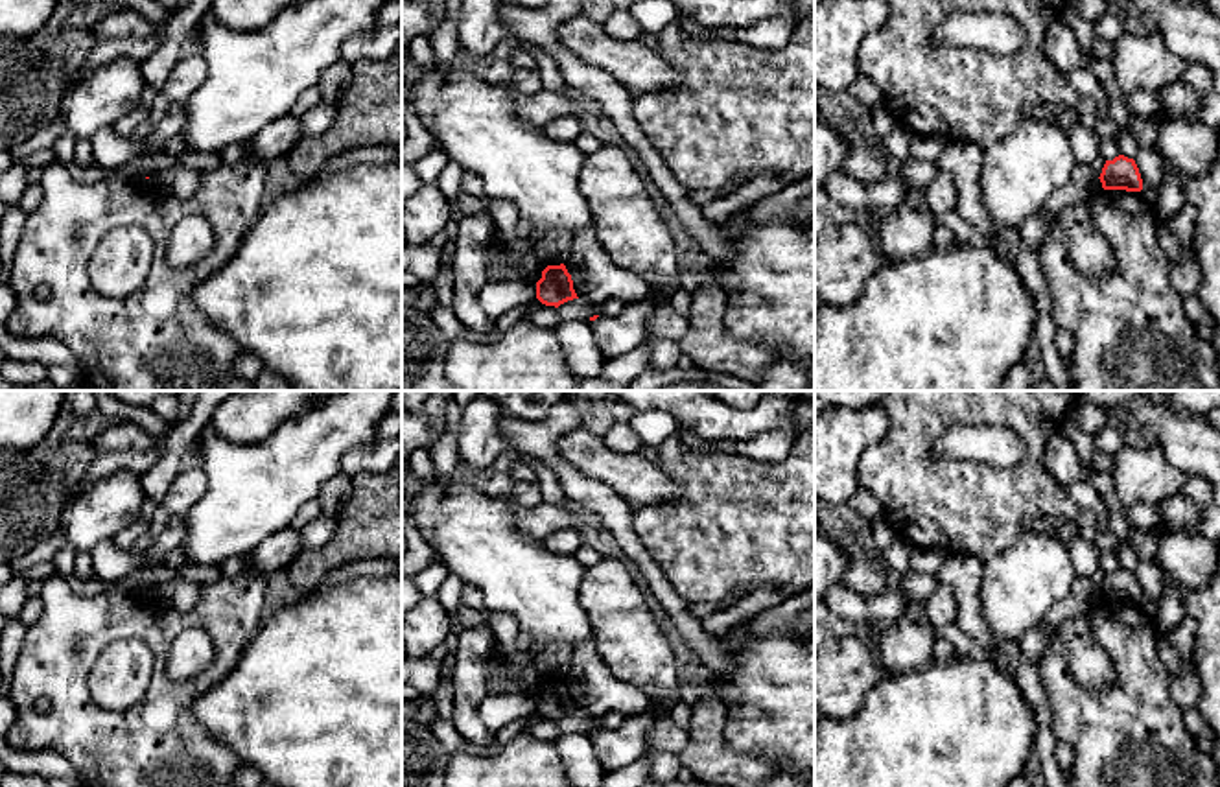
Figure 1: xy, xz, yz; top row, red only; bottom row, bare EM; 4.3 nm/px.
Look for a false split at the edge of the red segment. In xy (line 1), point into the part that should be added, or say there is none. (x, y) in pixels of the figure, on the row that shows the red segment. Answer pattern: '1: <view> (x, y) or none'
1: none

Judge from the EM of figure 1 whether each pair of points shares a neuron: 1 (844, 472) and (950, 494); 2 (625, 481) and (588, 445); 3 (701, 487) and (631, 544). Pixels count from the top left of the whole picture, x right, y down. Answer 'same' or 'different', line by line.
1: different
2: same
3: different

